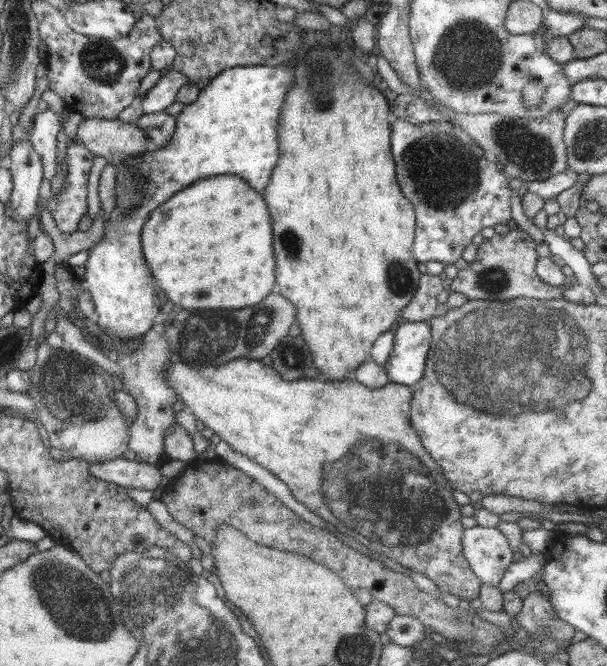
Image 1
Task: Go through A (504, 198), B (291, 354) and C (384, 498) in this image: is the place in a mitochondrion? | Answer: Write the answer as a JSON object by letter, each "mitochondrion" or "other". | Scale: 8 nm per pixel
{"A":"other","B":"mitochondrion","C":"mitochondrion"}

